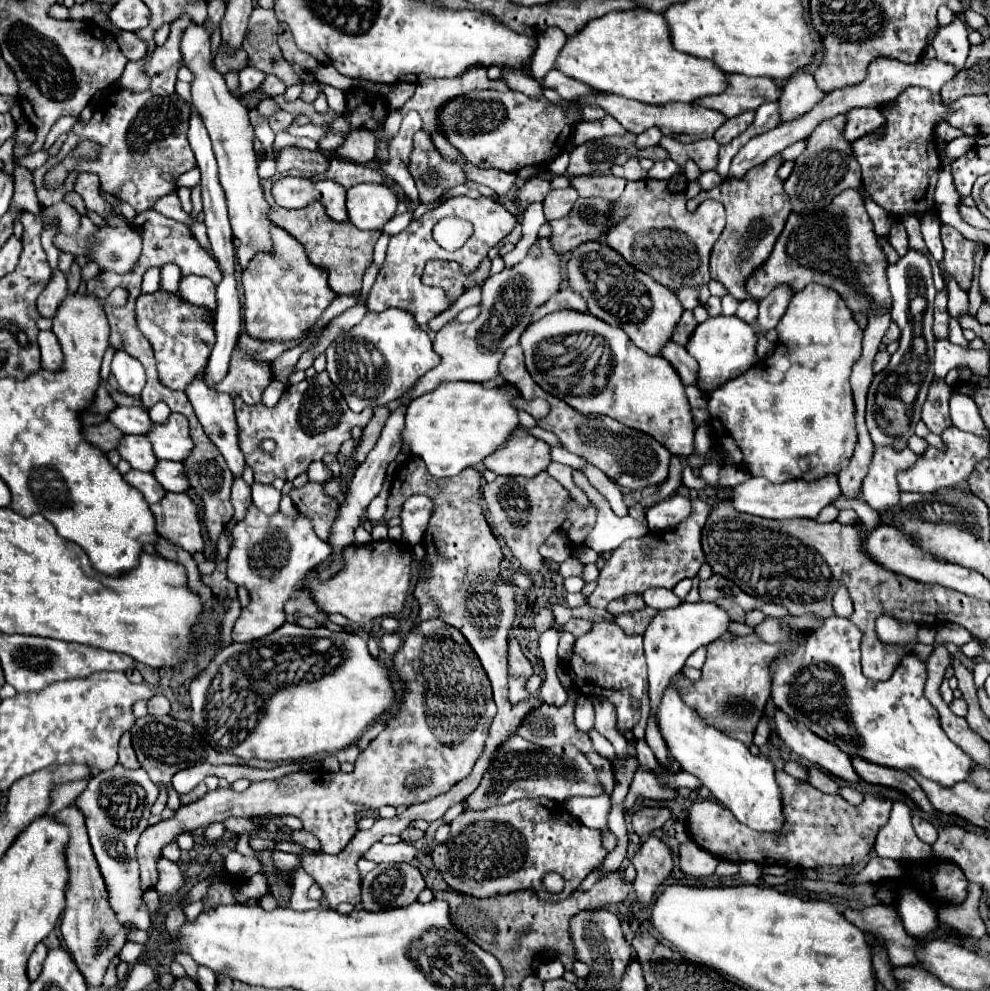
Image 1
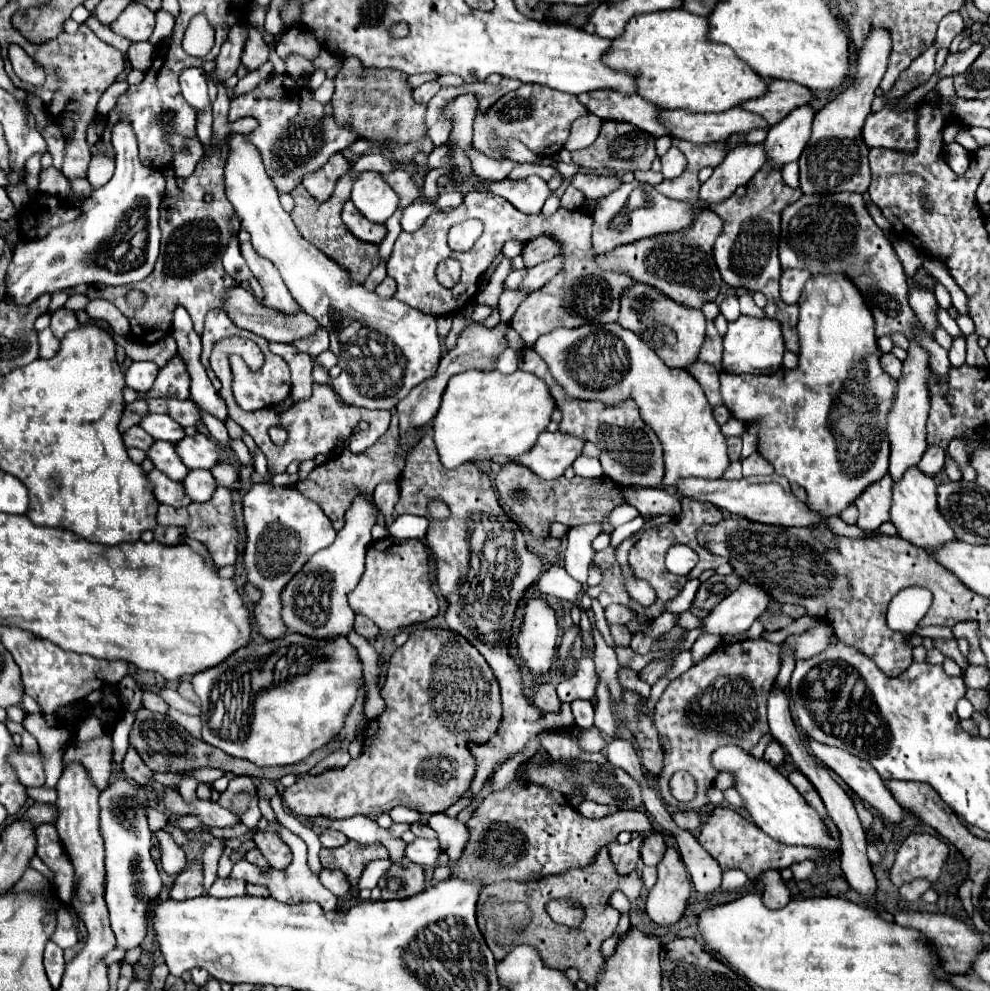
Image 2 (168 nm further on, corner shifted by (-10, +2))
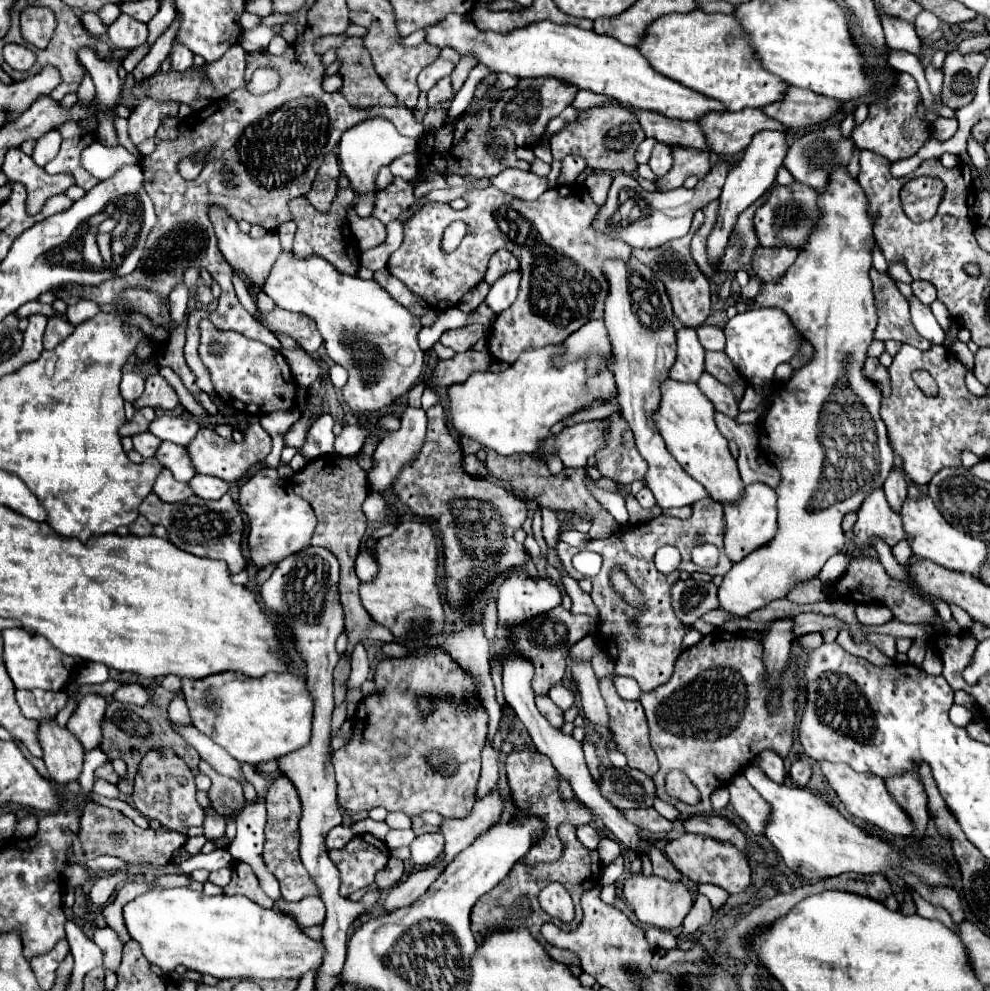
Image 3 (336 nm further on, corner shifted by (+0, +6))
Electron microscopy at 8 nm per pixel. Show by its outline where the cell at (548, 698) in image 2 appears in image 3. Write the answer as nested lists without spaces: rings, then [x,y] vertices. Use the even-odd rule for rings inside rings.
[[[539,695],[535,697],[537,709],[541,711],[541,715],[553,725],[553,727],[561,727],[563,725],[563,711],[547,697],[547,695]]]

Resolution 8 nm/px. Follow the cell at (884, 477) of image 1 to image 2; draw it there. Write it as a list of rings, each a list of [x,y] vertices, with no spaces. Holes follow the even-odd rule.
[[[911,467],[899,483],[893,485],[893,505],[891,505],[891,523],[897,527],[899,535],[913,543],[915,547],[921,547],[925,551],[937,551],[945,543],[957,541],[953,529],[943,519],[939,507],[937,507],[937,485],[933,477],[921,473],[917,467]]]

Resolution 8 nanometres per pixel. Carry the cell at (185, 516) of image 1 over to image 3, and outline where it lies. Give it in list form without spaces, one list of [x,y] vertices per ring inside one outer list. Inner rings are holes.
[[[149,493],[139,507],[139,513],[153,525],[163,525],[175,547],[197,557],[221,559],[227,563],[229,573],[239,573],[245,567],[245,559],[241,555],[243,519],[231,495],[223,495],[217,501],[205,501],[193,495],[183,503],[165,503],[155,493]]]

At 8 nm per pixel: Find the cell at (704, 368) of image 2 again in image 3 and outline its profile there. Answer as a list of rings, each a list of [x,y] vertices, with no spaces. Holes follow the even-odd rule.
[[[701,373],[699,381],[697,381],[697,387],[701,389],[701,393],[713,403],[713,407],[725,415],[729,415],[731,419],[737,417],[739,413],[739,403],[735,401],[735,397],[731,395],[729,387],[723,385],[721,381],[717,381],[711,373]]]

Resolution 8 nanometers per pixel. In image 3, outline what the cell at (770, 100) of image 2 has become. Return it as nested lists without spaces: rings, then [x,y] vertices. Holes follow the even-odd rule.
[[[793,85],[787,87],[781,101],[761,107],[761,111],[767,117],[777,119],[787,129],[789,127],[801,129],[805,125],[823,121],[829,115],[833,115],[837,109],[839,109],[839,101],[827,99],[809,89],[801,89],[801,87],[793,87]]]

